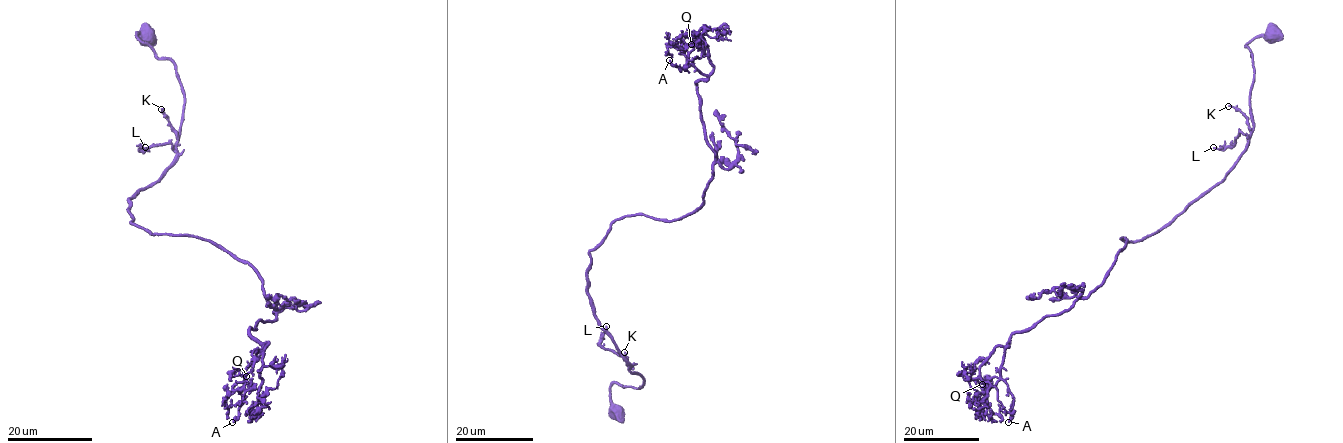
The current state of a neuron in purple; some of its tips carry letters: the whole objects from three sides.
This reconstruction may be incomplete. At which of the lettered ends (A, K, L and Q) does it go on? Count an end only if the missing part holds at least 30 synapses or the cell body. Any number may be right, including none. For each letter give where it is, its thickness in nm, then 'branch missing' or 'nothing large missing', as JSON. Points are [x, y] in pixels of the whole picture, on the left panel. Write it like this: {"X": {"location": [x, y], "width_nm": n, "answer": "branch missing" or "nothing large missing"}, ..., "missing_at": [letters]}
{"A": {"location": [232, 422], "width_nm": 280, "answer": "branch missing"}, "K": {"location": [161, 109], "width_nm": 130, "answer": "nothing large missing"}, "L": {"location": [145, 147], "width_nm": 150, "answer": "nothing large missing"}, "Q": {"location": [246, 376], "width_nm": 170, "answer": "nothing large missing"}, "missing_at": ["A"]}

